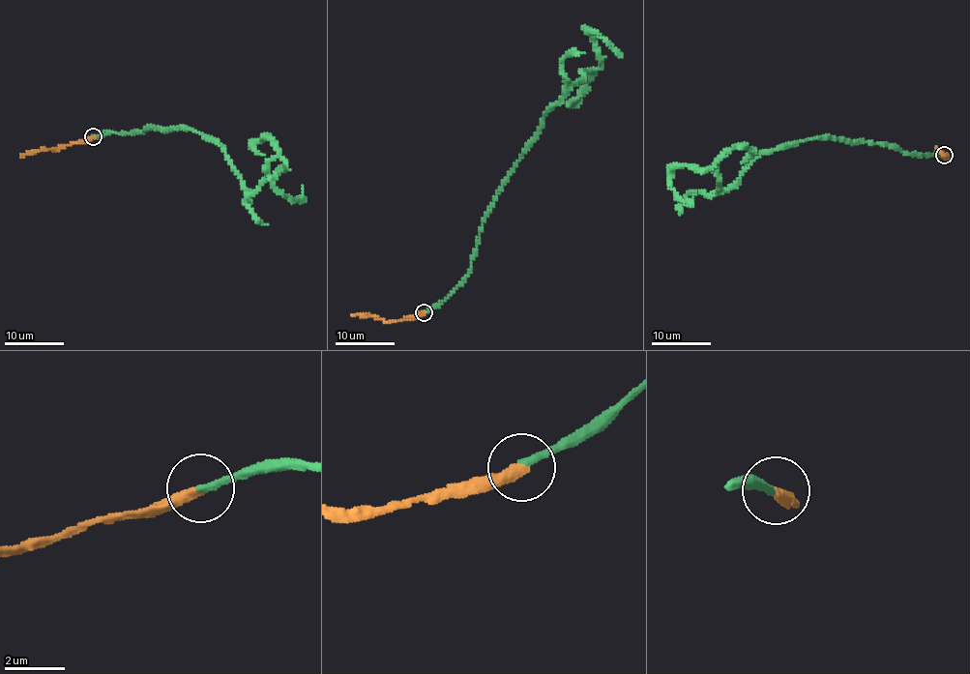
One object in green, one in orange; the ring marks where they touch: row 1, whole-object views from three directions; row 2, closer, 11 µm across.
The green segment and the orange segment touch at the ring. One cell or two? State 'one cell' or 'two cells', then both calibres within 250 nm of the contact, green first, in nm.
one cell; 240 nm thick on the green side, 400 nm on the other

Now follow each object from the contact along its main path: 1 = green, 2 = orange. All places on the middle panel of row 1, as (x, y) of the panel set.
1: (424, 312), (467, 273), (483, 218), (543, 115), (582, 73), (600, 64), (588, 31), (619, 56)
2: (424, 312), (389, 321), (351, 316)

